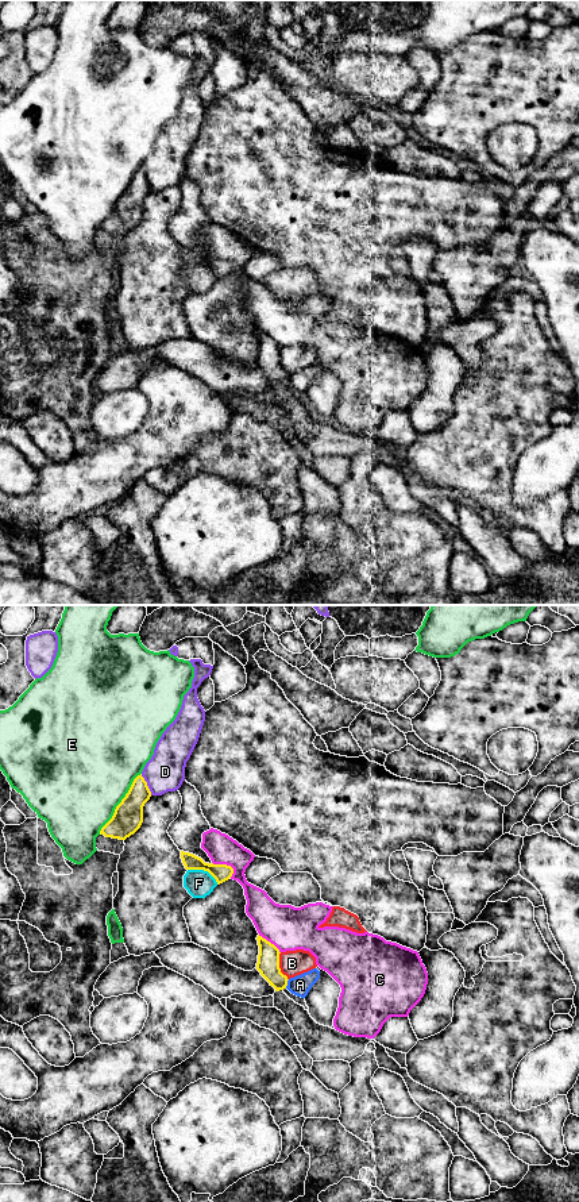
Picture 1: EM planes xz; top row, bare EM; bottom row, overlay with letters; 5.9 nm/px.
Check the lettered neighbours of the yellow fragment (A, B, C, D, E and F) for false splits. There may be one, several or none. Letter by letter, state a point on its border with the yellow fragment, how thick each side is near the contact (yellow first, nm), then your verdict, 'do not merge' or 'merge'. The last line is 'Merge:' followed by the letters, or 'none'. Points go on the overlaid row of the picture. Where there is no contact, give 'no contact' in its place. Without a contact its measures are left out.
A: meets yellow in xz at (286, 983); 130 nm thick on the yellow side, 120 nm on the other; do not merge
B: meets yellow in xz at (278, 966); 130 nm thick on the yellow side, 160 nm on the other; do not merge
C: meets yellow in xz at (226, 865); 110 nm thick on the yellow side, 180 nm on the other; do not merge
D: meets yellow in xz at (146, 785); 180 nm thick on the yellow side, 240 nm on the other; do not merge
E: meets yellow in xz at (119, 804); 180 nm thick on the yellow side, 500 nm on the other; do not merge
F: meets yellow in xz at (204, 870); 110 nm thick on the yellow side, 160 nm on the other; do not merge
Merge: none

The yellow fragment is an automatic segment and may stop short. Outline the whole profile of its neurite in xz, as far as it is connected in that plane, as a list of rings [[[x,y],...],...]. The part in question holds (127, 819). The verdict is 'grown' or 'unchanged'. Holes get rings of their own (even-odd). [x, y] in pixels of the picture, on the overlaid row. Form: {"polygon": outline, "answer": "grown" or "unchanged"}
{"polygon": [[[140,774],[134,779],[128,793],[116,806],[112,818],[101,828],[100,835],[119,840],[134,835],[143,822],[143,806],[150,797],[151,791]]], "answer": "unchanged"}

